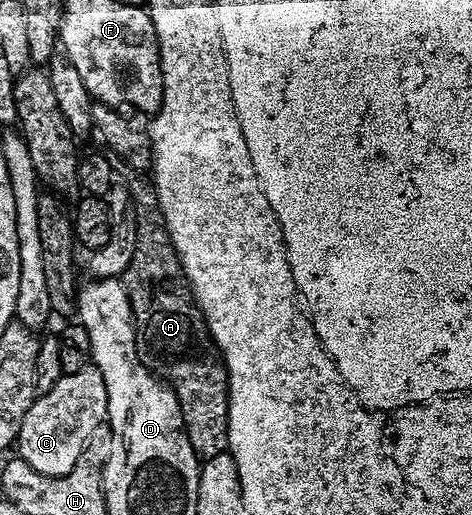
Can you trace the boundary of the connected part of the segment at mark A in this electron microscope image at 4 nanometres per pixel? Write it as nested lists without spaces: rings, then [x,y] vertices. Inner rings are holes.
[[[132,177],[136,178],[129,180],[126,193],[134,211],[136,249],[132,251],[132,259],[123,272],[122,281],[130,300],[132,318],[136,322],[136,351],[140,363],[161,382],[167,382],[168,387],[176,393],[184,417],[184,431],[188,433],[190,444],[197,456],[207,460],[225,453],[228,444],[228,373],[224,371],[221,355],[208,336],[204,318],[192,300],[192,292],[188,289],[176,249],[168,239],[168,231],[164,228],[164,218],[160,215],[160,205],[156,199],[156,188],[147,177]]]

